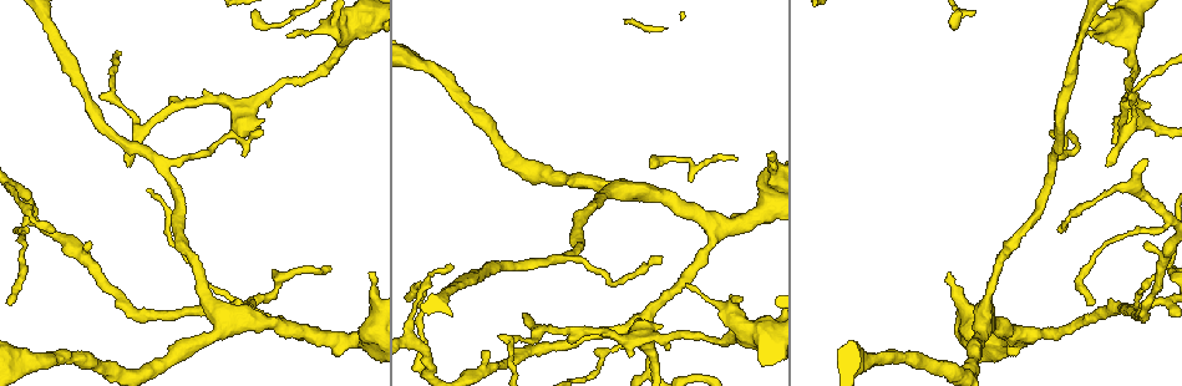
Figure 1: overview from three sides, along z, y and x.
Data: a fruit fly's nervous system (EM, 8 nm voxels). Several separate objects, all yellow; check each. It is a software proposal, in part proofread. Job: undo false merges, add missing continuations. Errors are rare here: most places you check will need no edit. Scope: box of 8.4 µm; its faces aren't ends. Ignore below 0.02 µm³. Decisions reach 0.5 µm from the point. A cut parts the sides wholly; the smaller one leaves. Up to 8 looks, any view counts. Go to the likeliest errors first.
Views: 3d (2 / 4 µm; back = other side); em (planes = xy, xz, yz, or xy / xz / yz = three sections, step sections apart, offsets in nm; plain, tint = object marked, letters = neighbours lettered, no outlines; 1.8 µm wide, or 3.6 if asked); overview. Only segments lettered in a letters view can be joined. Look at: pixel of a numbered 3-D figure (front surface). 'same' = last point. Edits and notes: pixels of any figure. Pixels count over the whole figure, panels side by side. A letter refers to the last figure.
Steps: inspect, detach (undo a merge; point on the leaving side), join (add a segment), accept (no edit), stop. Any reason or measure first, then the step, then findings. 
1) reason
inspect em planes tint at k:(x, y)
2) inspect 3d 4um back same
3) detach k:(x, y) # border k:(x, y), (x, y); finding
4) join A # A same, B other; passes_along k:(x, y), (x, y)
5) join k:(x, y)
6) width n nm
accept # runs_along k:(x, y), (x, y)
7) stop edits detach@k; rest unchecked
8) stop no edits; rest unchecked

four arms meet
inspect em planes letters at 1:(747, 330)

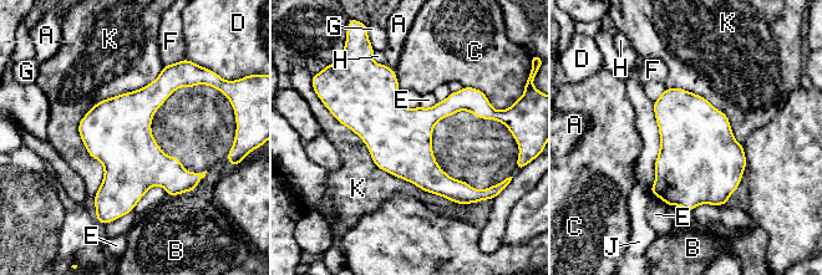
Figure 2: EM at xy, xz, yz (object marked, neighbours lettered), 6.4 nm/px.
accept # A other, B other, C other, D other, E other, F other, G other, H other, J other, K other; all the same neuron

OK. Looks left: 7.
sharp bend
inspect em xy step 4 tint at 1:(1110, 308)

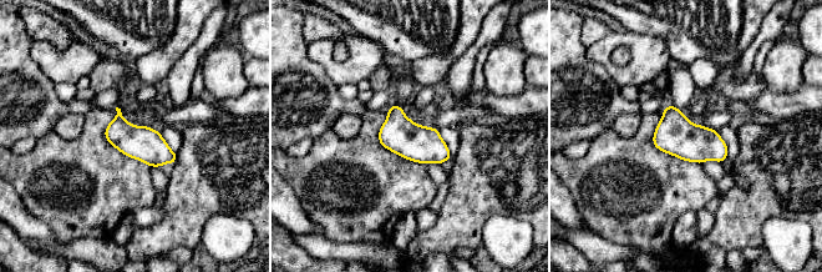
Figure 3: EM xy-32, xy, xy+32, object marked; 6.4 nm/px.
inspect em planes letters same

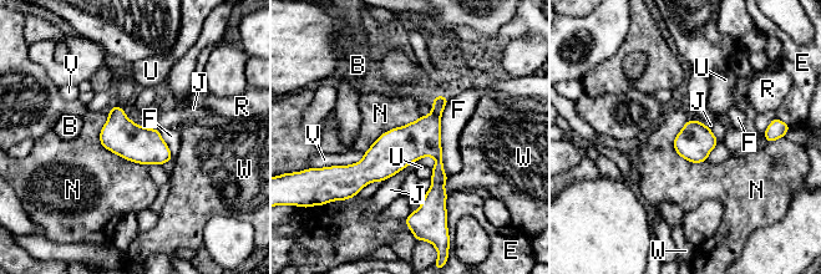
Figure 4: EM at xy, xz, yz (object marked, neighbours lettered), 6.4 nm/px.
width 240 nm
accept # B other, E other, F other, J other, N other, R other, U other, V other, W other; runs_along 4:(440, 99), (437, 189), (424, 211); all the same neuron

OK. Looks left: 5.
tapers out
inspect 3d 2um at 1:(1110, 165)

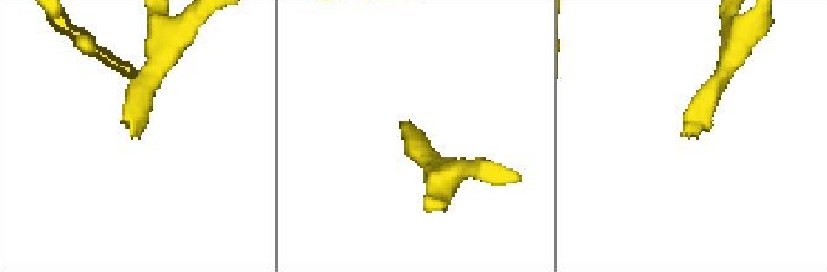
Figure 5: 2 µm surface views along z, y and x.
inspect em yz step 4 tint at 5:(130, 134)

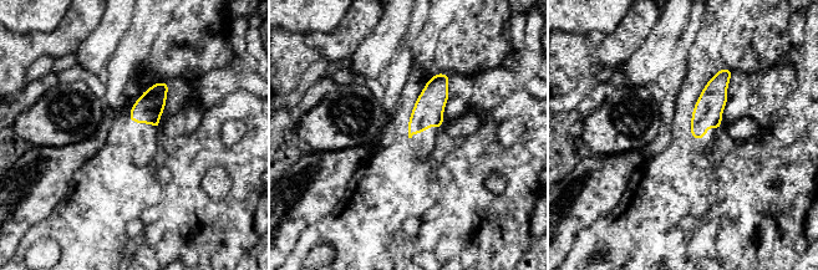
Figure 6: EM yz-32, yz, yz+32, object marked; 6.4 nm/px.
see the neighbours
inspect em yz step 4 letters same

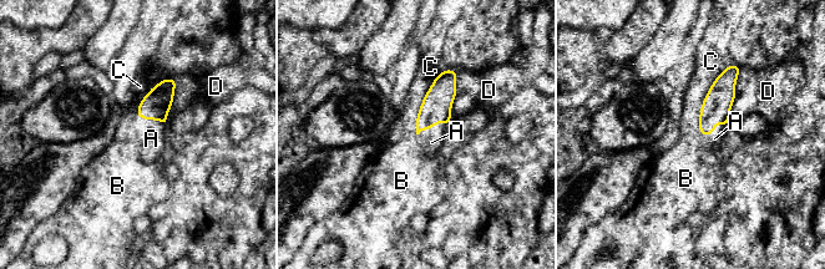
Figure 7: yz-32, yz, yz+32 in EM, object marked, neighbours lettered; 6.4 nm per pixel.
join A # A same, B other, C other, D other; the neuron continues

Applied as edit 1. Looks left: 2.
stop edits join@7; rest unchecked

